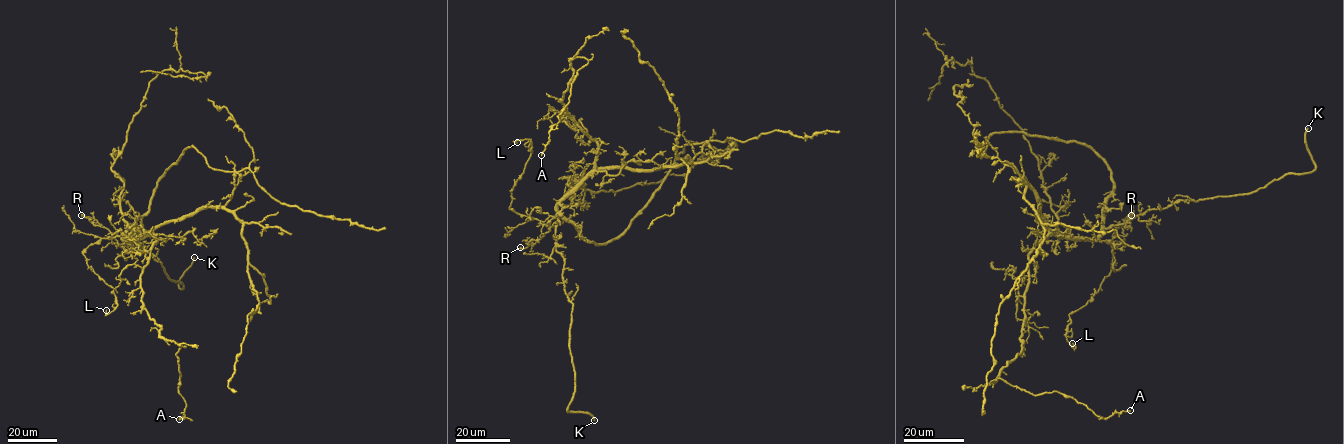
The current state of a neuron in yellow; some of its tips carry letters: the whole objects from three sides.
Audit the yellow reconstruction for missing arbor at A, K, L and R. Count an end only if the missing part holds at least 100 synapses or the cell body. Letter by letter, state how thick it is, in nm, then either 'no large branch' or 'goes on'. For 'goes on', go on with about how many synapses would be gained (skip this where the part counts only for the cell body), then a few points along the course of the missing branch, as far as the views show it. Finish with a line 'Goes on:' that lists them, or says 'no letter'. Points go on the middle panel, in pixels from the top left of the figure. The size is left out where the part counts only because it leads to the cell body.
A: 160 nm thick; no large branch
K: 240 nm thick; goes on
L: 110 nm thick; no large branch
R: 180 nm thick; no large branch
Goes on: K

